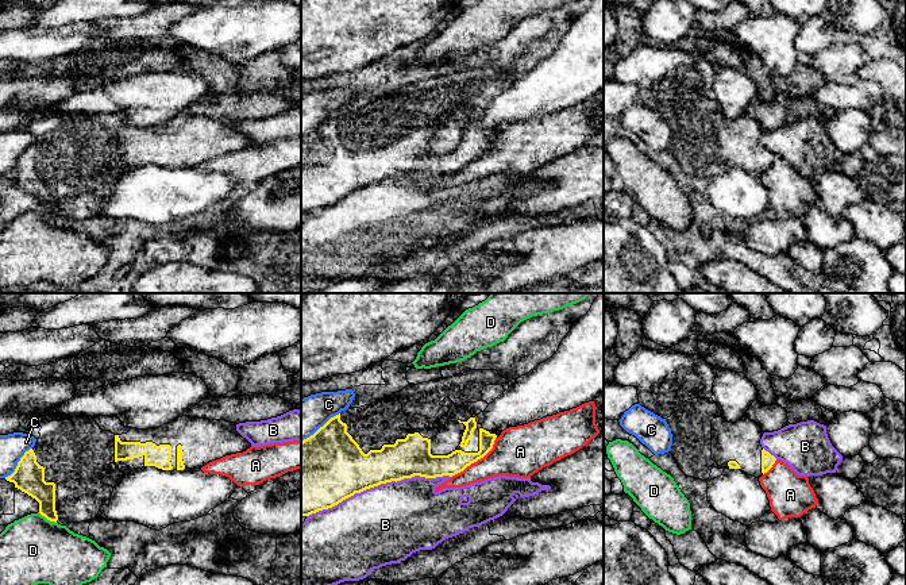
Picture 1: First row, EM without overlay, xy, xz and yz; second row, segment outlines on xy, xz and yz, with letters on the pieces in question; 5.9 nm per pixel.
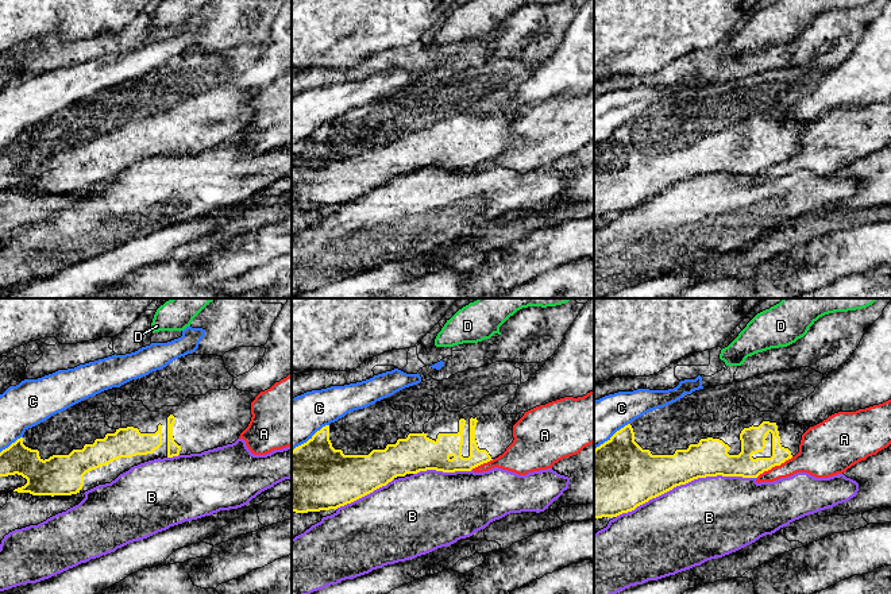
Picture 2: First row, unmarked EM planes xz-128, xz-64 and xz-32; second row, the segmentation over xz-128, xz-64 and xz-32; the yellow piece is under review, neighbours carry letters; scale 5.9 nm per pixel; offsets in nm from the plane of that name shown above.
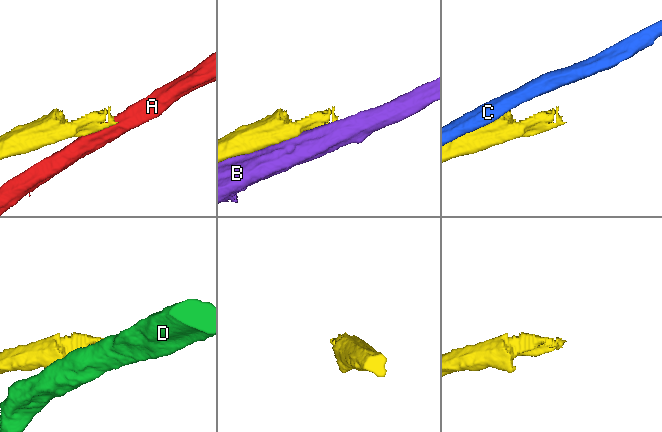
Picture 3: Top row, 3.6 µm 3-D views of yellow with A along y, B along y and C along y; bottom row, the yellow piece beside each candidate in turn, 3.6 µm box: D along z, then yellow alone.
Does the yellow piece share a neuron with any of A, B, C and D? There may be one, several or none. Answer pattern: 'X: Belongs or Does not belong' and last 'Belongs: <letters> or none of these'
A: Does not belong
B: Does not belong
C: Does not belong
D: Does not belong
Belongs: none of these

